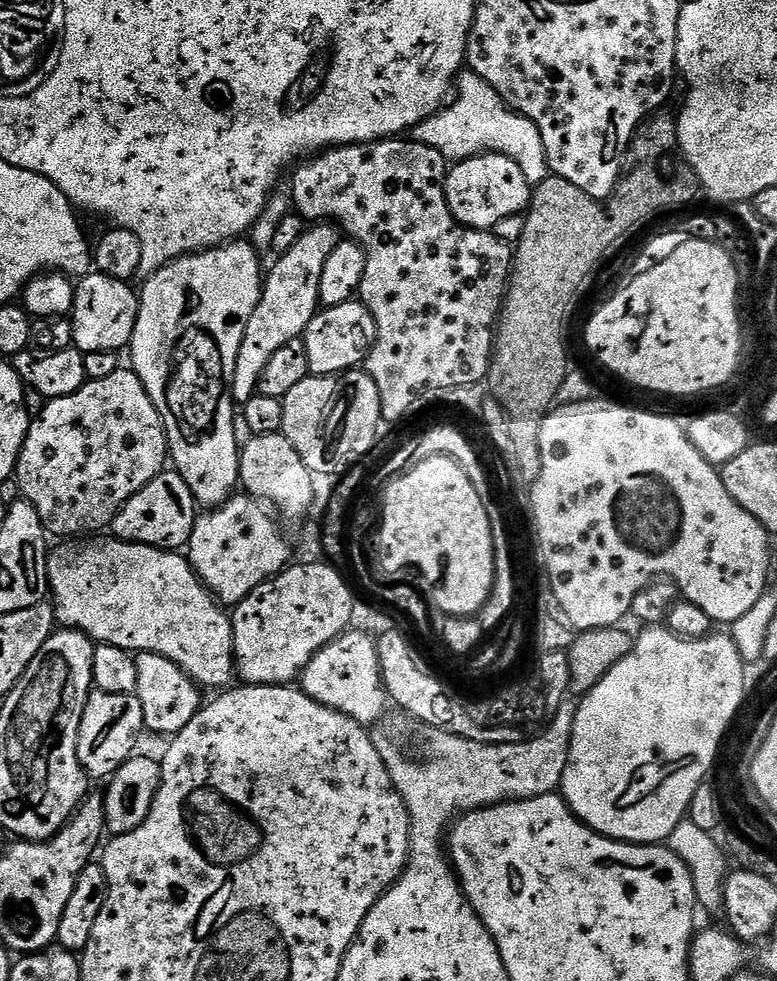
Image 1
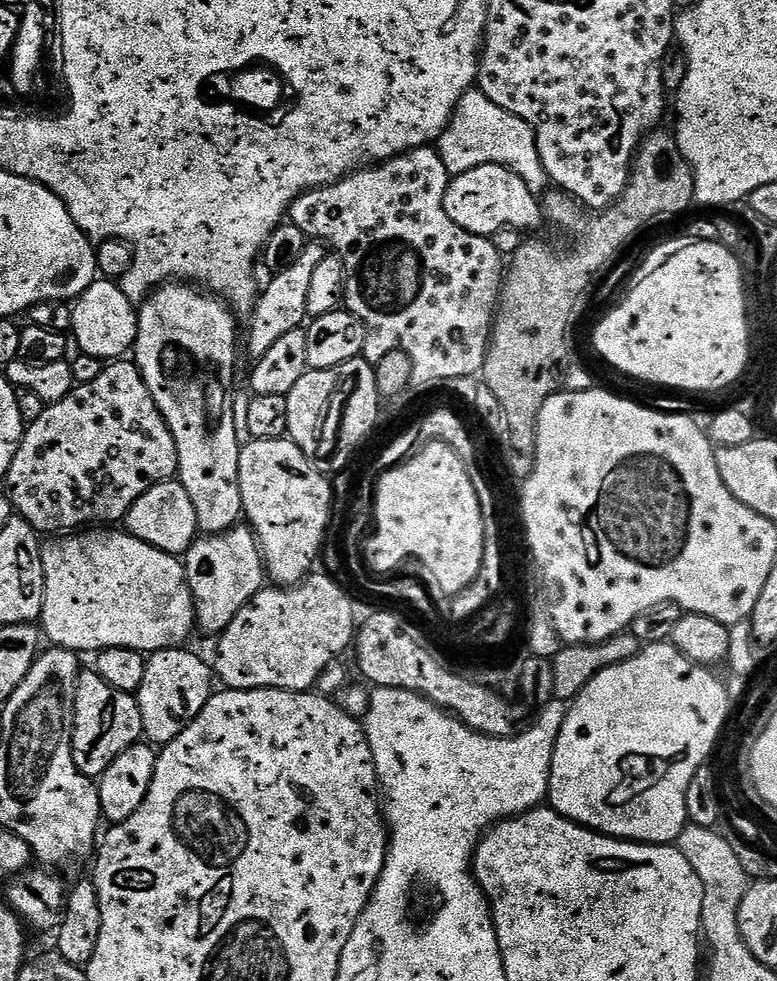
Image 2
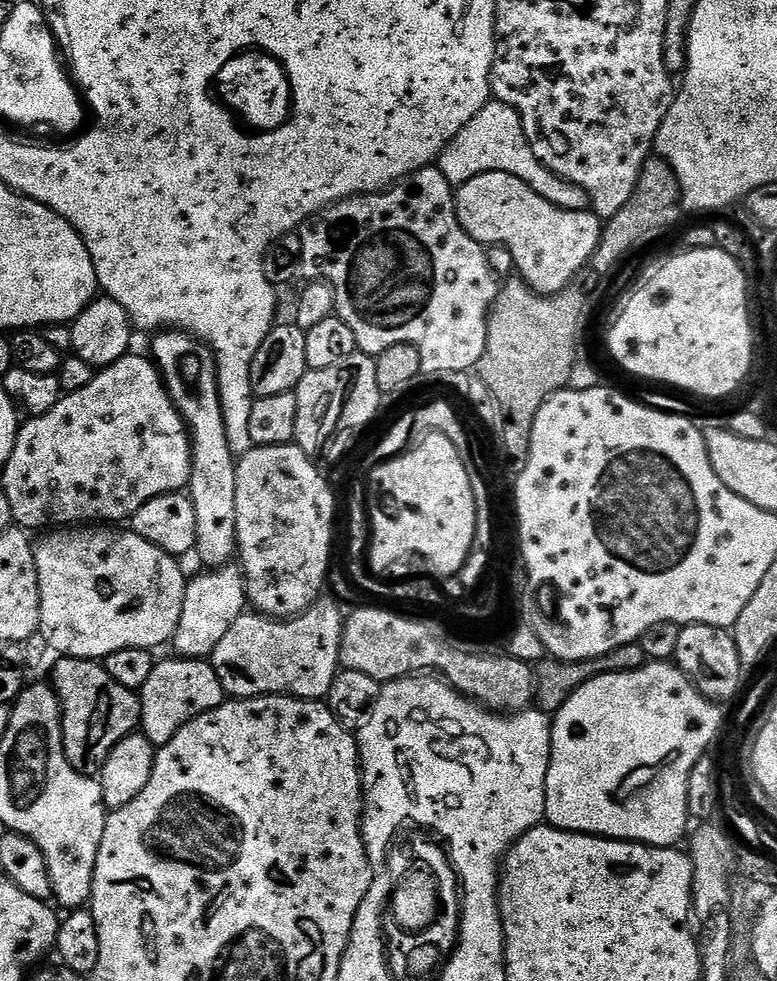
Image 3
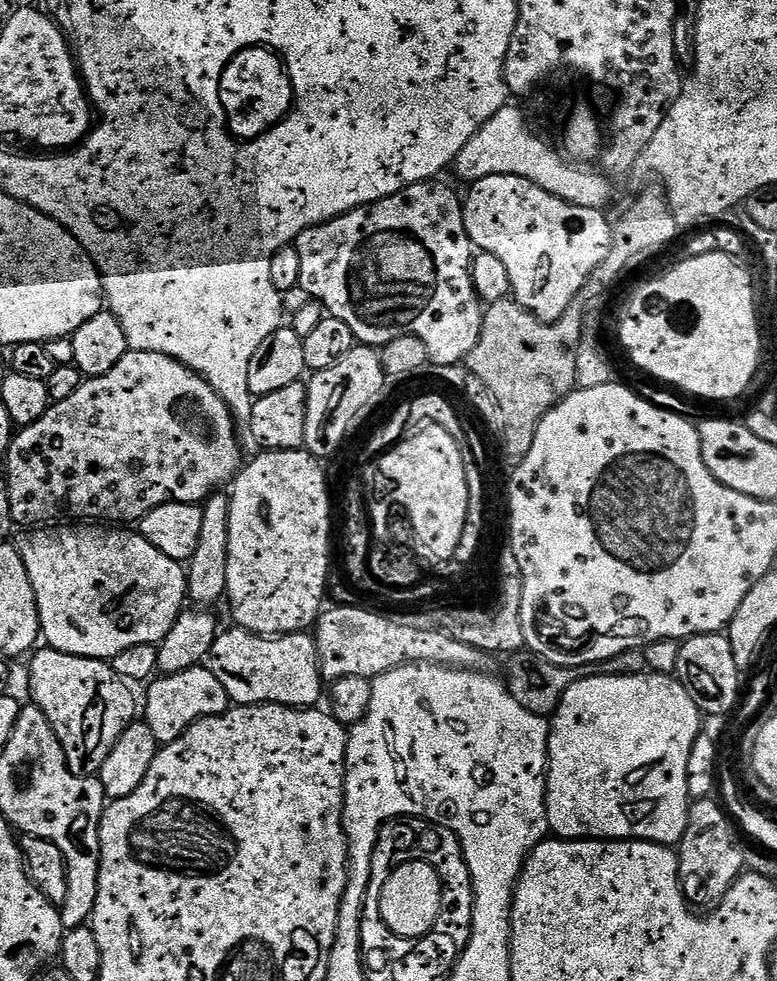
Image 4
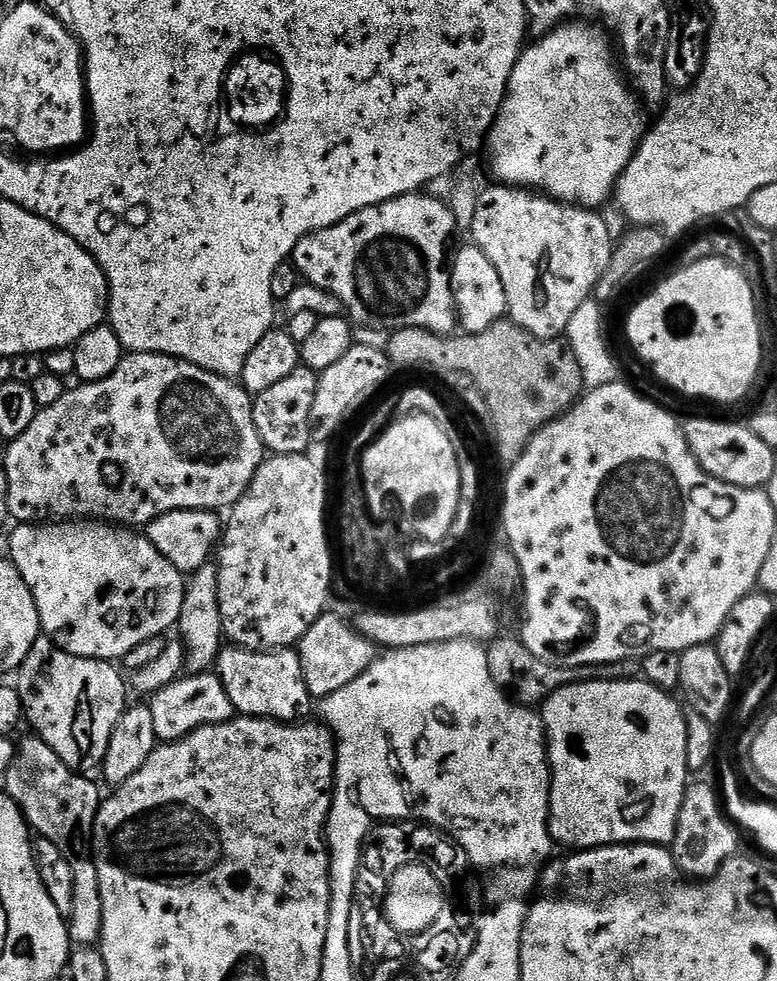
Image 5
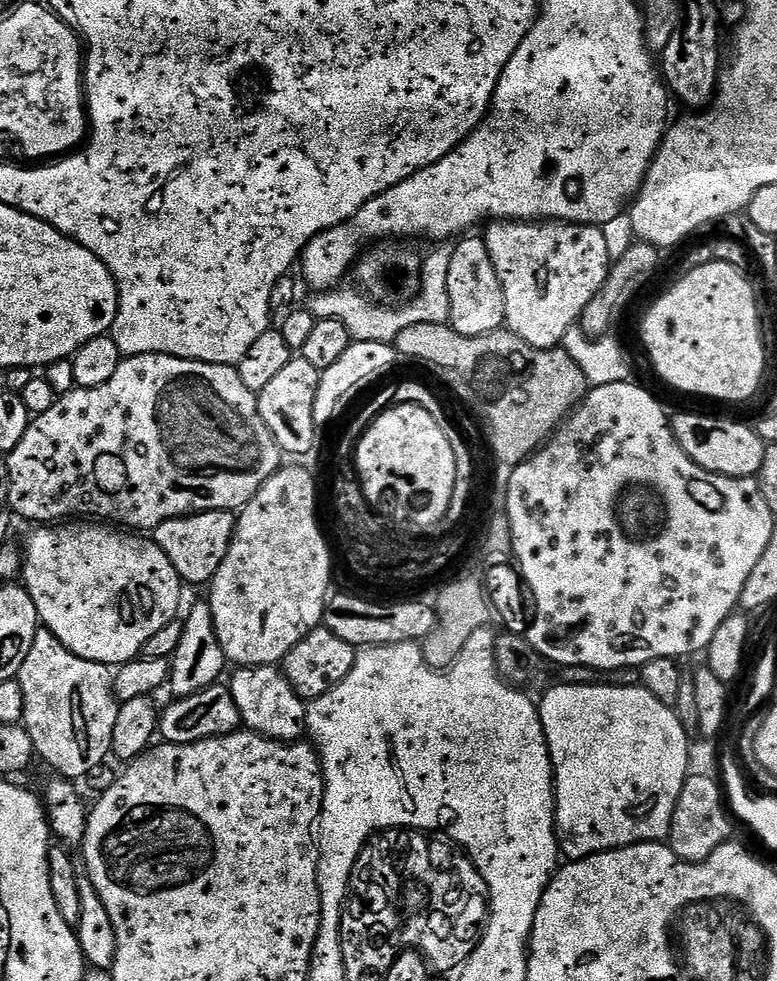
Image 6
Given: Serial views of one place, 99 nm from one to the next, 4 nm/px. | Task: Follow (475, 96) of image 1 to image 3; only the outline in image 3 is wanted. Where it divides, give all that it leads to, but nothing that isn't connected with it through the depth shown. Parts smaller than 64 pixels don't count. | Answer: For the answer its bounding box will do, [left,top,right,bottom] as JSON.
[438,98,589,212]

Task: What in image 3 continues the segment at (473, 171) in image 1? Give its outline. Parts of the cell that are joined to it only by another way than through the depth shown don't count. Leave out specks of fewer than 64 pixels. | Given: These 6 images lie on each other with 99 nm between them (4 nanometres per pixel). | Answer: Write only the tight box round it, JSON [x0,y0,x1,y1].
[455,172,602,296]

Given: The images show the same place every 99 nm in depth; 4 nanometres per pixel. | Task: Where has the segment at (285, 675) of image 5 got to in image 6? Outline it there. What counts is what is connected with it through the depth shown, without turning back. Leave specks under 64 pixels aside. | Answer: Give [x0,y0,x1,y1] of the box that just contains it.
[230,664,308,744]

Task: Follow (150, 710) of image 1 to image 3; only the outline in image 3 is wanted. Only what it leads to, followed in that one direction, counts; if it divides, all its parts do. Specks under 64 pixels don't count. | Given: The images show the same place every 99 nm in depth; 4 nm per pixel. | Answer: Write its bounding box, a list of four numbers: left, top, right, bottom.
[138,659,226,746]

